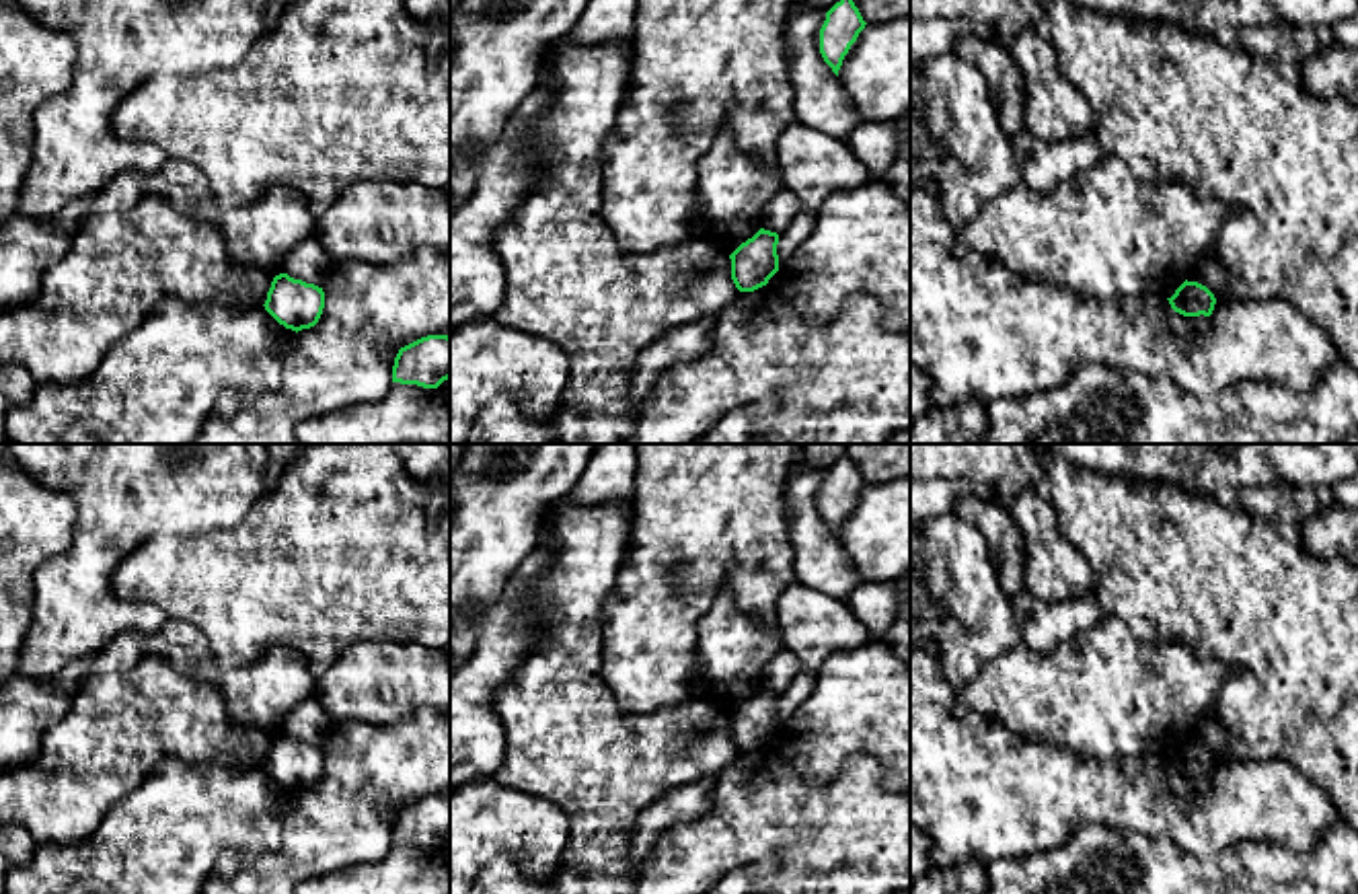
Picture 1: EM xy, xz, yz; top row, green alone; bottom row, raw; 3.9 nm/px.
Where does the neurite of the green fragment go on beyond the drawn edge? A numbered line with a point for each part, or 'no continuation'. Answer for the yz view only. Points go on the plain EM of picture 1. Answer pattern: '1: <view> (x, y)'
no continuation

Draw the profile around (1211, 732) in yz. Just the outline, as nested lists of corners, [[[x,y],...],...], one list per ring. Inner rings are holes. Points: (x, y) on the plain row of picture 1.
[[[1212,713],[1204,715],[1192,730],[1187,742],[1206,746],[1216,760],[1229,758],[1227,725]]]

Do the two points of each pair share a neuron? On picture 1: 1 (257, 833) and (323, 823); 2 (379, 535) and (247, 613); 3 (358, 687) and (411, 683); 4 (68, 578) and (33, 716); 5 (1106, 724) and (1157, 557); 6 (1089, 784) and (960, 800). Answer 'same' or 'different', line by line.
1: different
2: same
3: same
4: different
5: different
6: same

